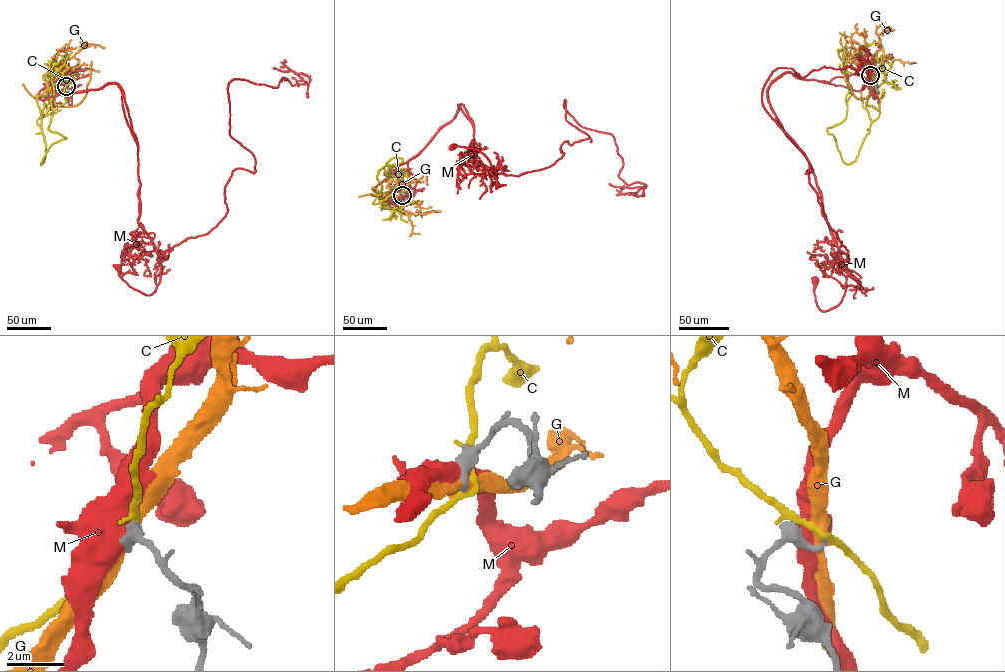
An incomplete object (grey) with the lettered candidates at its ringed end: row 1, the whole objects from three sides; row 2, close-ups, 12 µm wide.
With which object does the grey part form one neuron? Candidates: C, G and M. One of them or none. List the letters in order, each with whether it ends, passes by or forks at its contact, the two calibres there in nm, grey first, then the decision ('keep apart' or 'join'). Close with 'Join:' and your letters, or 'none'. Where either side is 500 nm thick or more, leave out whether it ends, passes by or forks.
C: it passes by; calibres 240 and 240 nm; keep apart
G: it passes by; calibres 280 and 480 nm; keep apart
M: calibres 550 and 650 nm; keep apart
Join: none

